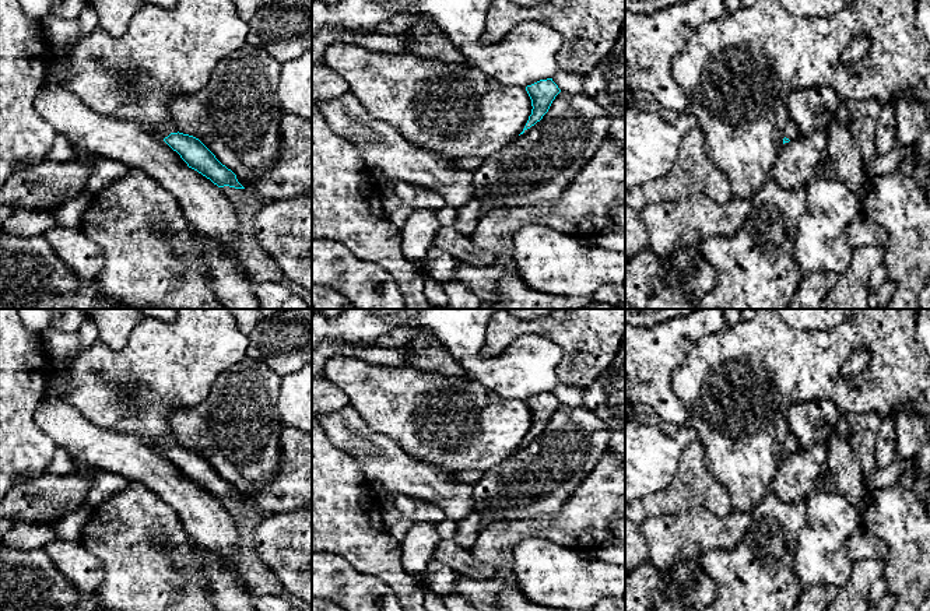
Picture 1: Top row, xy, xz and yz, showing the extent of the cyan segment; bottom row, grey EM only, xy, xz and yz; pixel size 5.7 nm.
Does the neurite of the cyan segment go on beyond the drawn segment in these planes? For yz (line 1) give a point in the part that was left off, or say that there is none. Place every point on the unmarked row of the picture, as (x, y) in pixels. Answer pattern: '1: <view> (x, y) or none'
1: yz (790, 445)

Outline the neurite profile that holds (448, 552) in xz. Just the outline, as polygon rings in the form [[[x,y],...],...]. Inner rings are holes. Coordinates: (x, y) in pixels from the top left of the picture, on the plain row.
[[[441,540],[434,549],[434,561],[474,582],[487,582],[499,570],[496,566],[475,559],[470,549],[459,547],[453,540]]]

